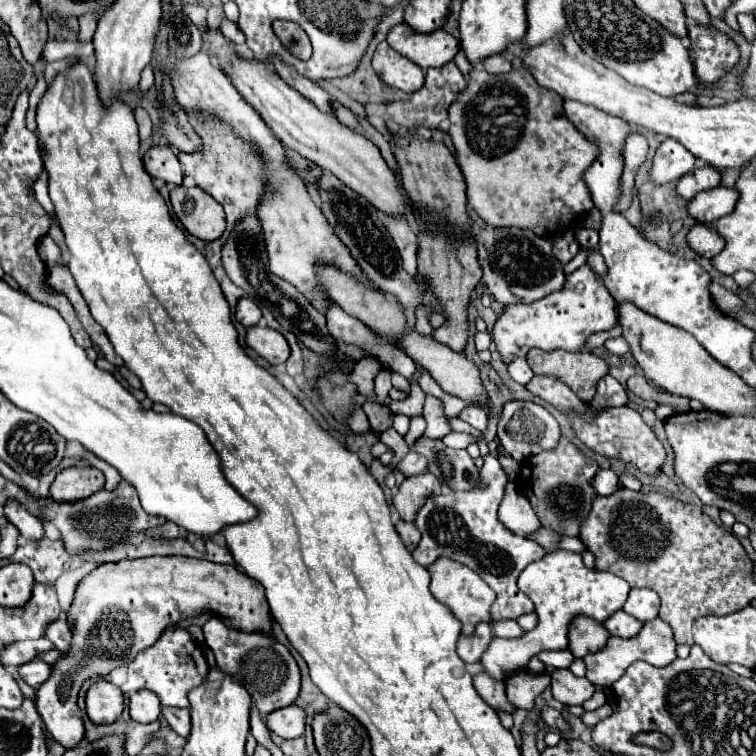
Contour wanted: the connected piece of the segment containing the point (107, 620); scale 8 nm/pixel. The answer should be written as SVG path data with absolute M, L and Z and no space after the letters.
M146 557L104 563L86 575L70 607L68 623L72 625L72 647L52 667L52 677L38 689L36 707L50 737L72 749L84 741L84 721L72 717L78 709L76 699L82 683L102 673L126 665L152 643L160 639L166 627L182 619L212 613L222 617L228 627L242 631L270 633L270 609L260 583L232 565L220 565L206 559L190 557Z

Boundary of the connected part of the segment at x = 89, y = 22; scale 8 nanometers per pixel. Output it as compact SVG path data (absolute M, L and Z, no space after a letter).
M92 15L80 17L78 43L90 43L90 41L92 41L92 35L94 35L94 31L96 31L96 23L98 23L98 19L94 19Z

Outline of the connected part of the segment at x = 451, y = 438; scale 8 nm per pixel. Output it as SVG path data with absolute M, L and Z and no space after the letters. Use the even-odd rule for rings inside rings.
M452 431L442 438L442 442L451 448L467 448L470 444L477 442L477 440L470 434Z

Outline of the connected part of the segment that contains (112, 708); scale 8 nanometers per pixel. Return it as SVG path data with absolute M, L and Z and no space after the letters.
M98 679L86 691L86 713L92 723L96 725L114 723L120 717L122 709L124 709L122 691L110 681Z

